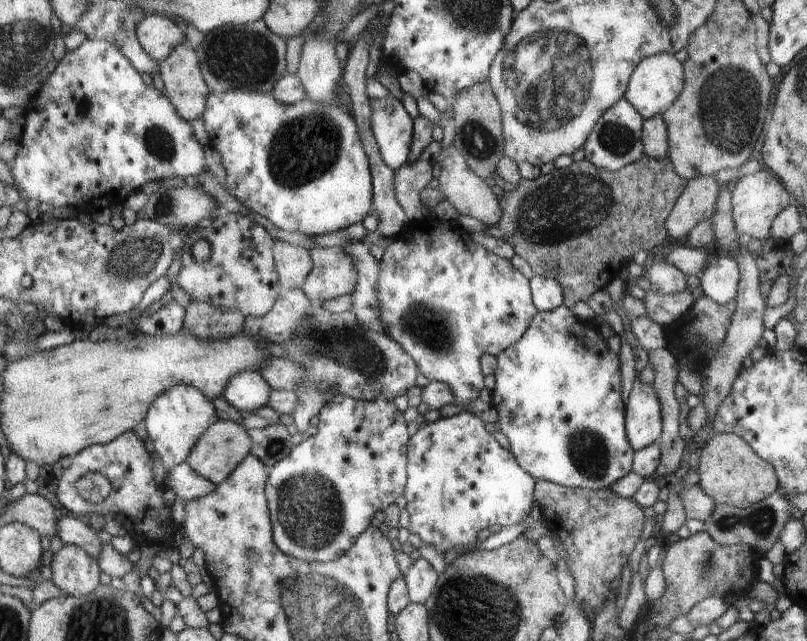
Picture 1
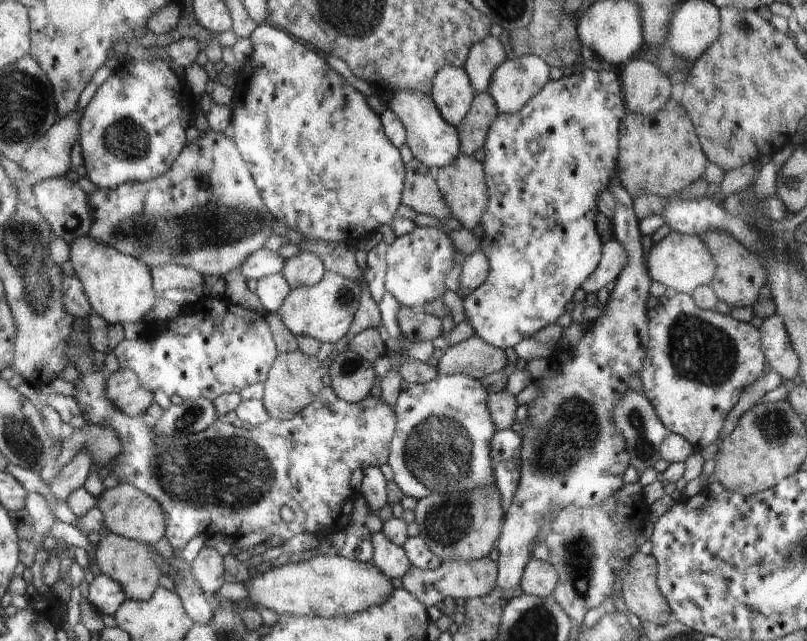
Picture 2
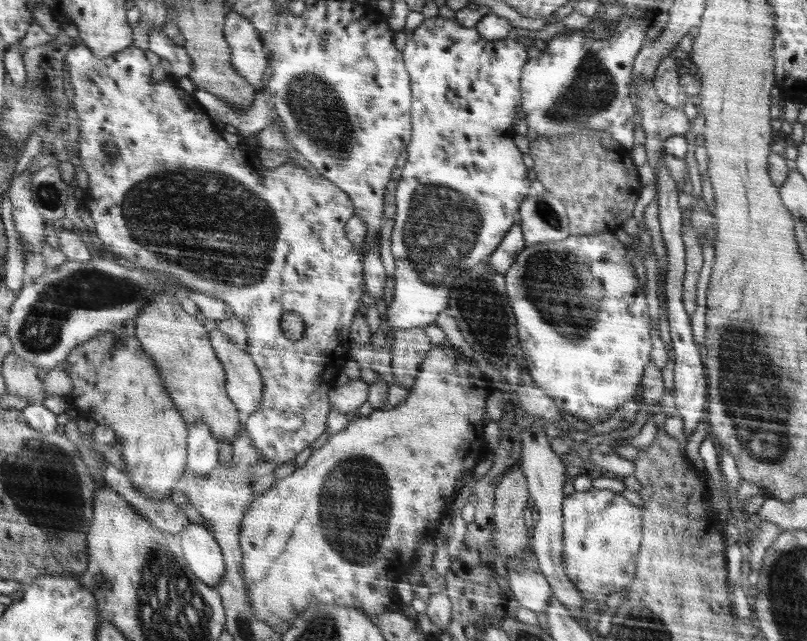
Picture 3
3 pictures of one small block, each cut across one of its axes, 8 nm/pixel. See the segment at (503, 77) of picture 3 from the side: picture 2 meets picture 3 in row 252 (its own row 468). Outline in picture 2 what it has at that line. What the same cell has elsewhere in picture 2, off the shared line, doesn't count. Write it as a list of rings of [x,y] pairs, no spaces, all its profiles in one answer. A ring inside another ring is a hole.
[[[462,372],[439,375],[425,384],[410,385],[398,396],[393,409],[397,416],[397,427],[388,463],[394,471],[393,482],[405,497],[412,497],[418,502],[434,494],[472,492],[474,488],[492,488],[492,484],[496,484],[492,444],[497,425],[490,416],[489,393],[481,380]]]

